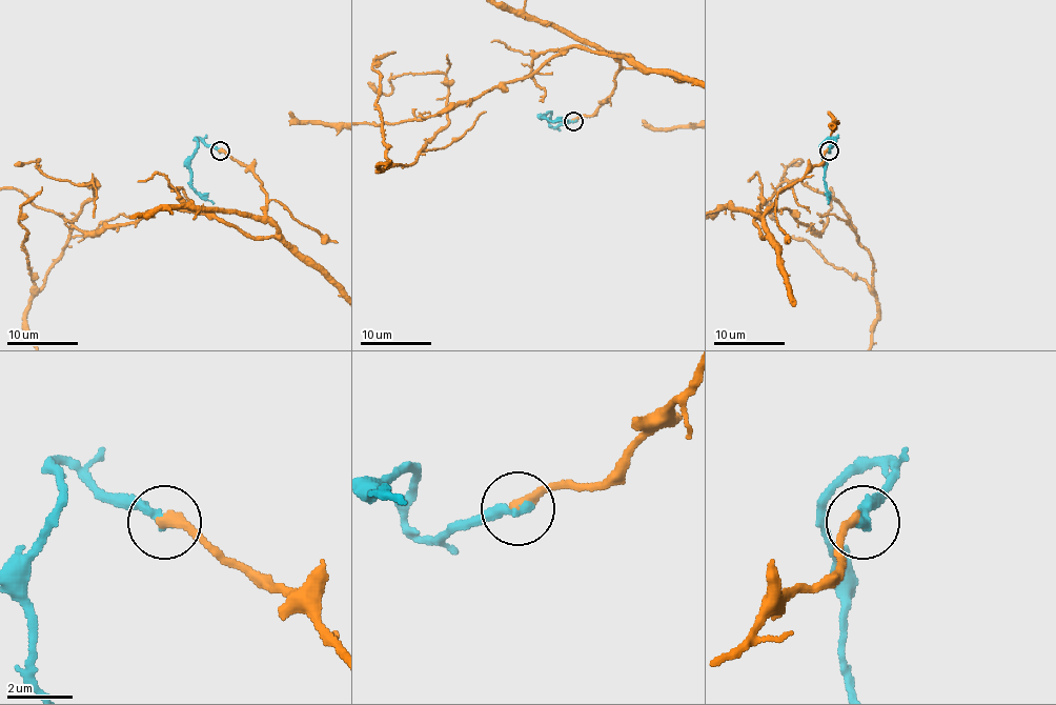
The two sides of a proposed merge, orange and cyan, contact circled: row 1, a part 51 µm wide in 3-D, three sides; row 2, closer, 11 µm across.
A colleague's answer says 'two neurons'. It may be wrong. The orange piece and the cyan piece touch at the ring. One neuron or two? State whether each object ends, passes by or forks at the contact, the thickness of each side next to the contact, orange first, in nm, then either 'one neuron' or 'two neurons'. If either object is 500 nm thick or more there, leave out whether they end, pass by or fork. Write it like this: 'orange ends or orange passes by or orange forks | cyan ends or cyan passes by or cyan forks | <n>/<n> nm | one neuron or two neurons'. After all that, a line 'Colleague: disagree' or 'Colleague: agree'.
orange ends | cyan ends | 300/360 nm | one neuron
Colleague: disagree

